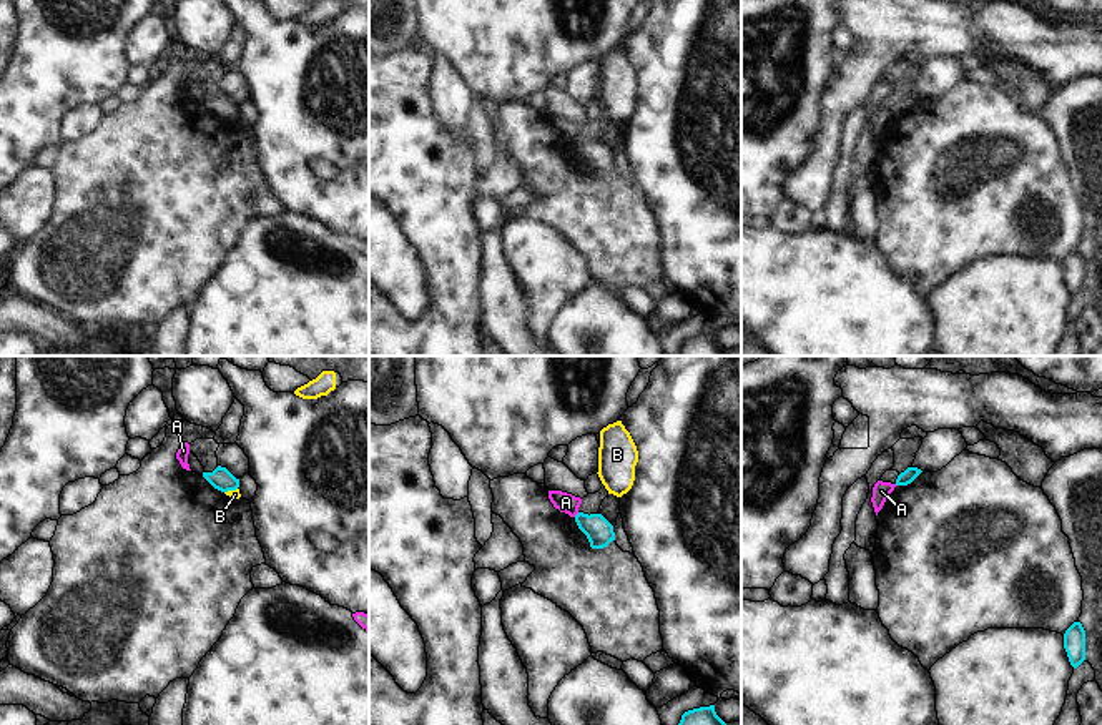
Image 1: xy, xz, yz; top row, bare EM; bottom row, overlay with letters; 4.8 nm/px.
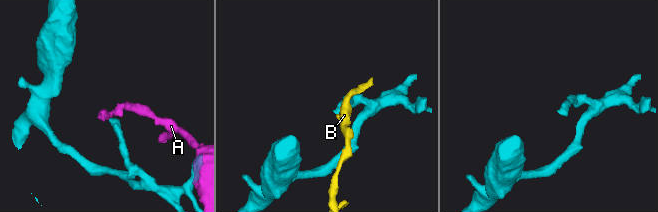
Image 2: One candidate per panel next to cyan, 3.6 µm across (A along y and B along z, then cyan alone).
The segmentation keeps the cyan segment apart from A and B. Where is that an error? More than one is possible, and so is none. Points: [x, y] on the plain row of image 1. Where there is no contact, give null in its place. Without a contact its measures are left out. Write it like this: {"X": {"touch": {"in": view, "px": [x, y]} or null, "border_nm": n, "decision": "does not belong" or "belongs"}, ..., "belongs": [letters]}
{"A": {"touch": {"in": "xz", "px": [577, 142]}, "border_nm": 40, "decision": "does not belong"}, "B": {"touch": {"in": "xy", "px": [230, 117]}, "border_nm": 70, "decision": "does not belong"}, "belongs": []}

